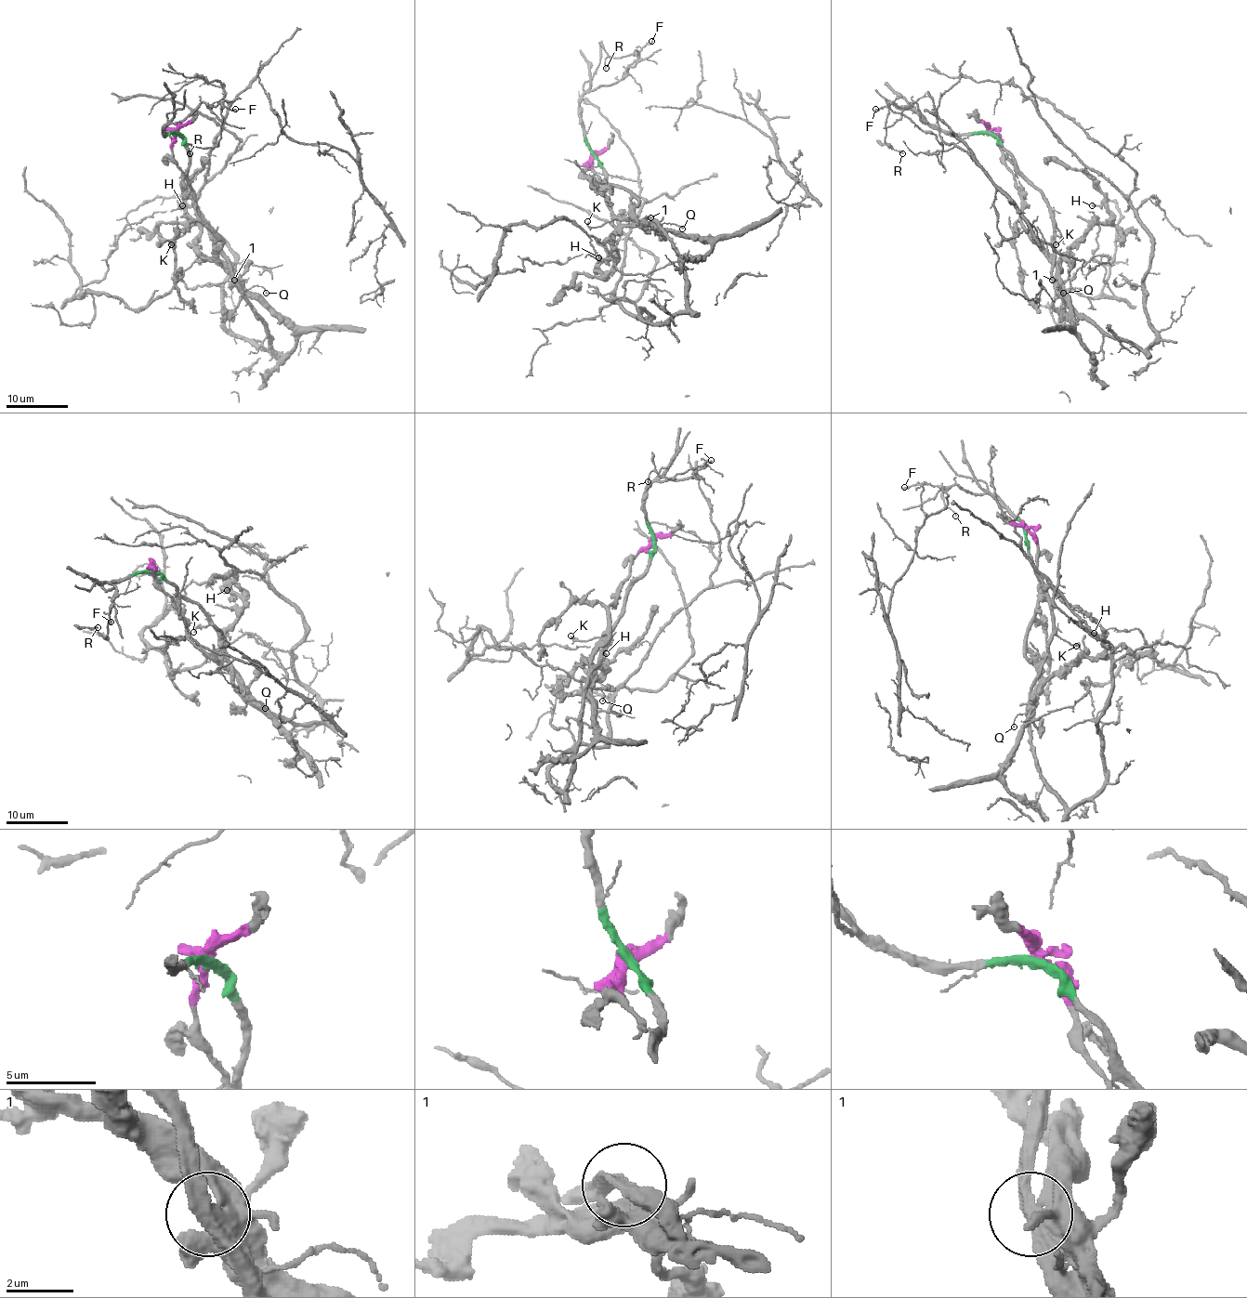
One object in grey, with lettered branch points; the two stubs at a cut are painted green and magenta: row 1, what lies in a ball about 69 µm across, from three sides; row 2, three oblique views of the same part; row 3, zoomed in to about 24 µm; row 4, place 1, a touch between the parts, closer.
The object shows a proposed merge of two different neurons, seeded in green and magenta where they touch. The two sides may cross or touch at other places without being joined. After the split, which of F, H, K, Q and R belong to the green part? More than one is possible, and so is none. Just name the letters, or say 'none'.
F, K, Q, R

